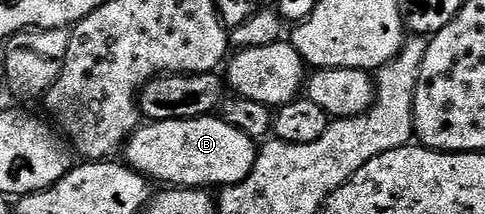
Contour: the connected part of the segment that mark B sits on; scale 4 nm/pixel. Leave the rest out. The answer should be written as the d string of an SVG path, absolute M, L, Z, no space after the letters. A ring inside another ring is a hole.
M219 116L163 120L138 125L123 147L123 162L169 188L224 188L247 180L255 168L258 149L254 139L243 136L239 128L231 128Z

